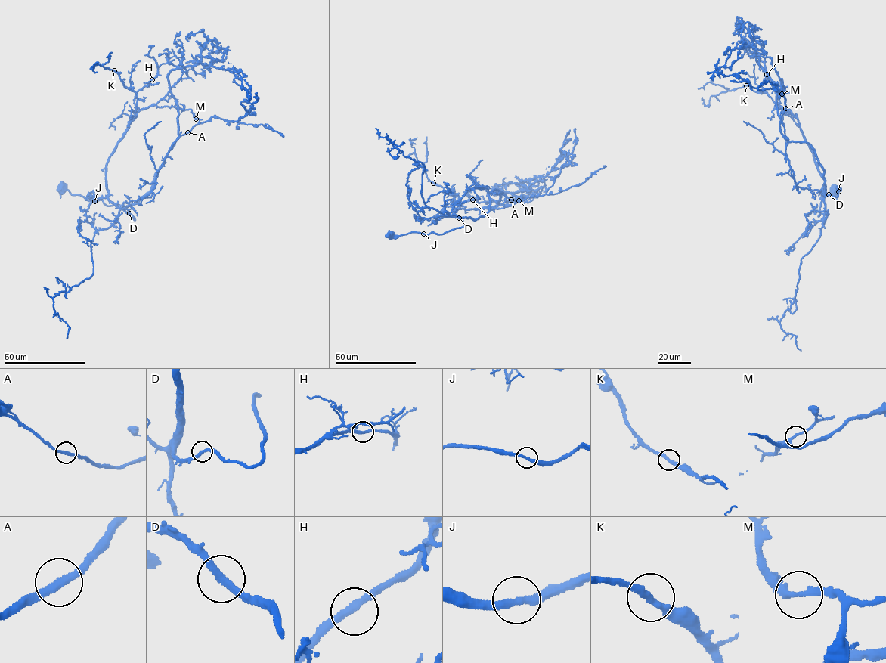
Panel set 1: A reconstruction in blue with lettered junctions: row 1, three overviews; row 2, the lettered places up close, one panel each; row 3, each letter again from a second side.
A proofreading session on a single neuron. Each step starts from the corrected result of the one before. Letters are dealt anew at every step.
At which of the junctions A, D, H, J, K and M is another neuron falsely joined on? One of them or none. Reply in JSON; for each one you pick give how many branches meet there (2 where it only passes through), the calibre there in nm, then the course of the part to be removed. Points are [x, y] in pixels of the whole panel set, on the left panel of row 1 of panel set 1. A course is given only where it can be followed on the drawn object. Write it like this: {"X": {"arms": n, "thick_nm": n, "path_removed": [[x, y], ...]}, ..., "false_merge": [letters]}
{"false_merge": []}

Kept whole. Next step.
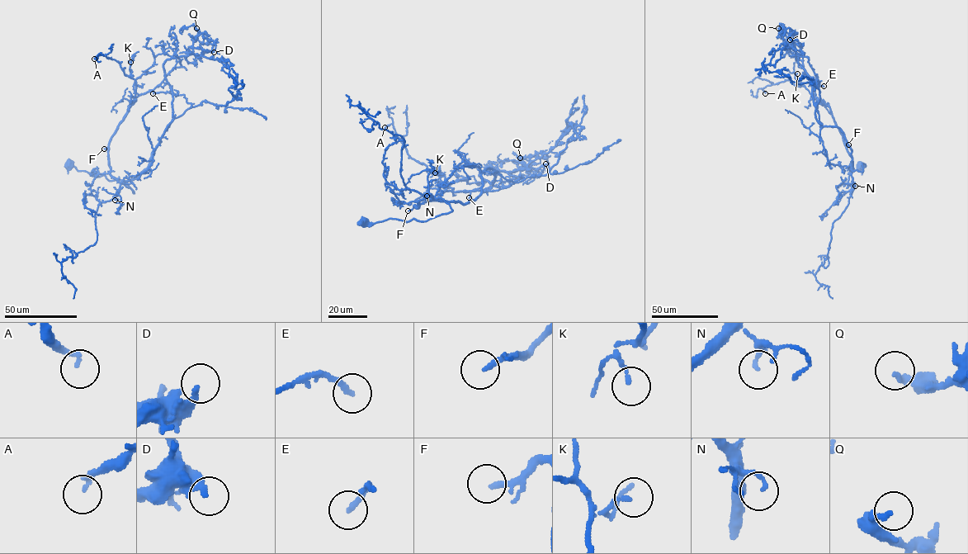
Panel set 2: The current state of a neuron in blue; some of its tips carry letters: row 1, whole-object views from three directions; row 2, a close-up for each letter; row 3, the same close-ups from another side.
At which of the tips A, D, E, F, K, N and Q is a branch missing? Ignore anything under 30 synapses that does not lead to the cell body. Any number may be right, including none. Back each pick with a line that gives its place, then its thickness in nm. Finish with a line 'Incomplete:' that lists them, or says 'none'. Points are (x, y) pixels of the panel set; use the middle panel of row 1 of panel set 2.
D: at (545, 163); 200 nm thick
F: at (408, 210); 190 nm thick
Incomplete: D, F

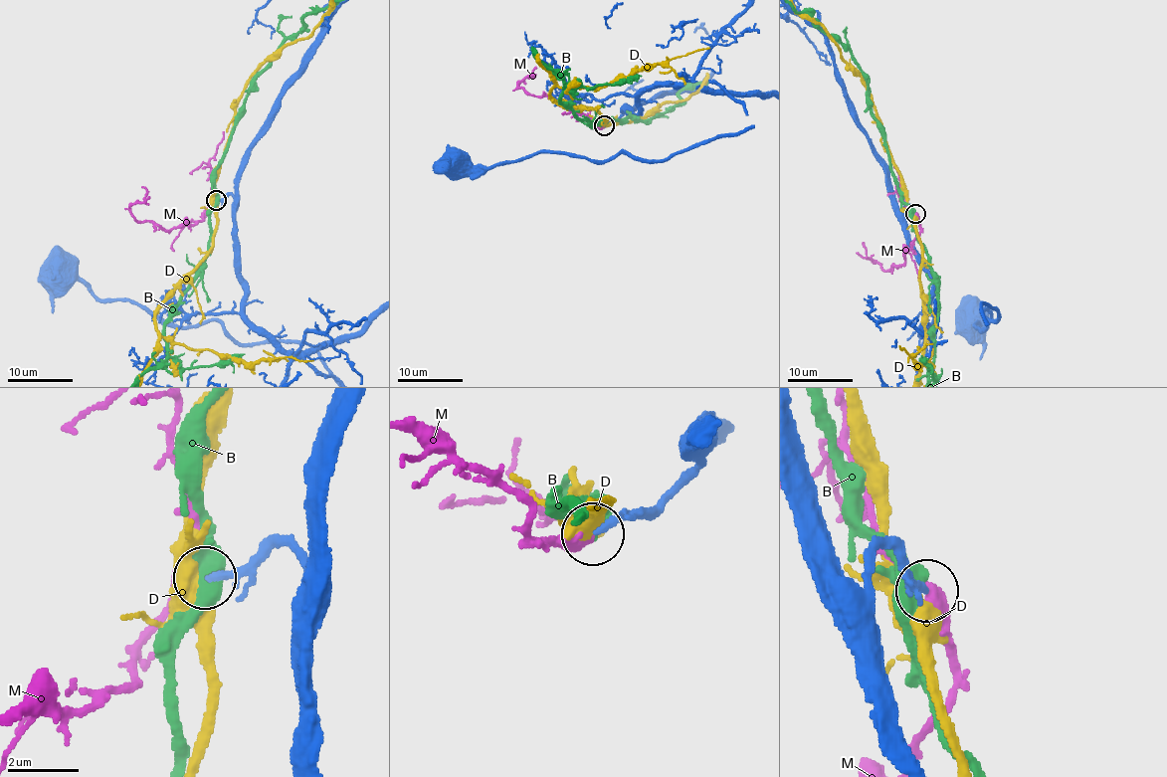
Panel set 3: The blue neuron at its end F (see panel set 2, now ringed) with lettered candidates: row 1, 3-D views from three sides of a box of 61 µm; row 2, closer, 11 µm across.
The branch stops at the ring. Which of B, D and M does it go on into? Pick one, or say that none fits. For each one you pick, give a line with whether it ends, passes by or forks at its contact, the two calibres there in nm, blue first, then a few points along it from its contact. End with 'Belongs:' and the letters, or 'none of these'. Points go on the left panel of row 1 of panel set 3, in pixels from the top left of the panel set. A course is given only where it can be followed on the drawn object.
M: it passes by | 200/400 nm
Belongs: M

